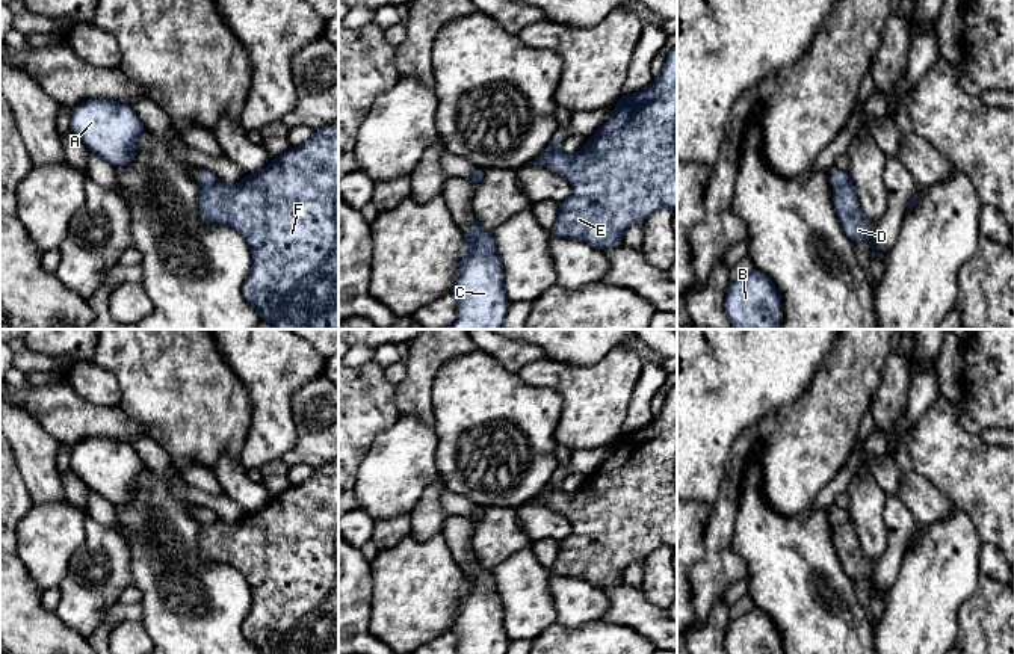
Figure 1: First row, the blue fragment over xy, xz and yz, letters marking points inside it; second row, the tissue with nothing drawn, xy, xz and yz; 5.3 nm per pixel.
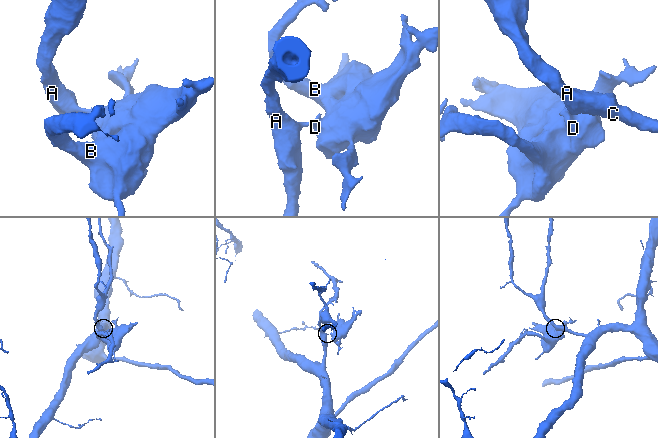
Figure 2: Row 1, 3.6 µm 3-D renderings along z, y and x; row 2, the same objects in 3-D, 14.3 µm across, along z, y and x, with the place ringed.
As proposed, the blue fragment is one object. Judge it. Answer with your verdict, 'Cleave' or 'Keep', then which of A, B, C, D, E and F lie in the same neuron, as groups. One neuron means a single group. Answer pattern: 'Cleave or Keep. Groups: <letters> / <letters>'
Cleave. Groups: A C / B D E F

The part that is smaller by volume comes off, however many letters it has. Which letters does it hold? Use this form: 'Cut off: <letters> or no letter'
Cut off: B, D, E, F

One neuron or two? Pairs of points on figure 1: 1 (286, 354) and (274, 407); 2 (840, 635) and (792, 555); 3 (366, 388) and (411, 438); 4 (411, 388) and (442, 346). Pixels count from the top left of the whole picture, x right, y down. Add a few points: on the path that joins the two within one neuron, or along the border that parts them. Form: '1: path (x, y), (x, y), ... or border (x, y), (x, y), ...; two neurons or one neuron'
1: path (274, 367), (274, 393); one neuron
2: path (821, 615), (795, 574); one neuron
3: border (399, 416), (375, 438), (372, 446); two neurons
4: path (419, 378), (422, 366), (431, 357); one neuron

